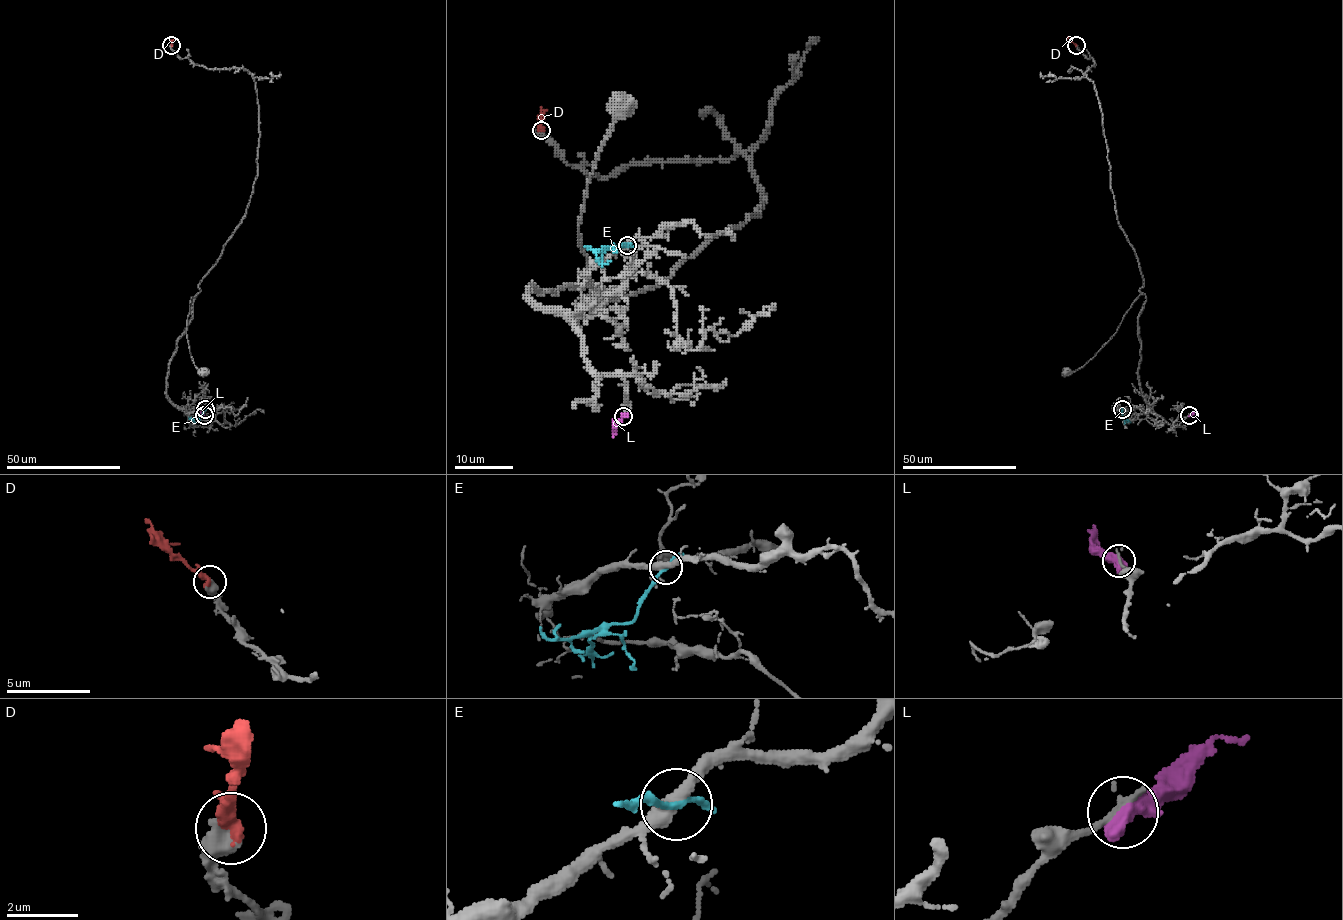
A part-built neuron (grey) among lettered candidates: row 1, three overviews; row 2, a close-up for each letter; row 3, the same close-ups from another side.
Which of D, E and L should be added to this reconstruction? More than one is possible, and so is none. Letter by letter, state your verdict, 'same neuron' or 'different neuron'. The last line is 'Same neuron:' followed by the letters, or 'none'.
D: same neuron
E: different neuron
L: different neuron
Same neuron: D

